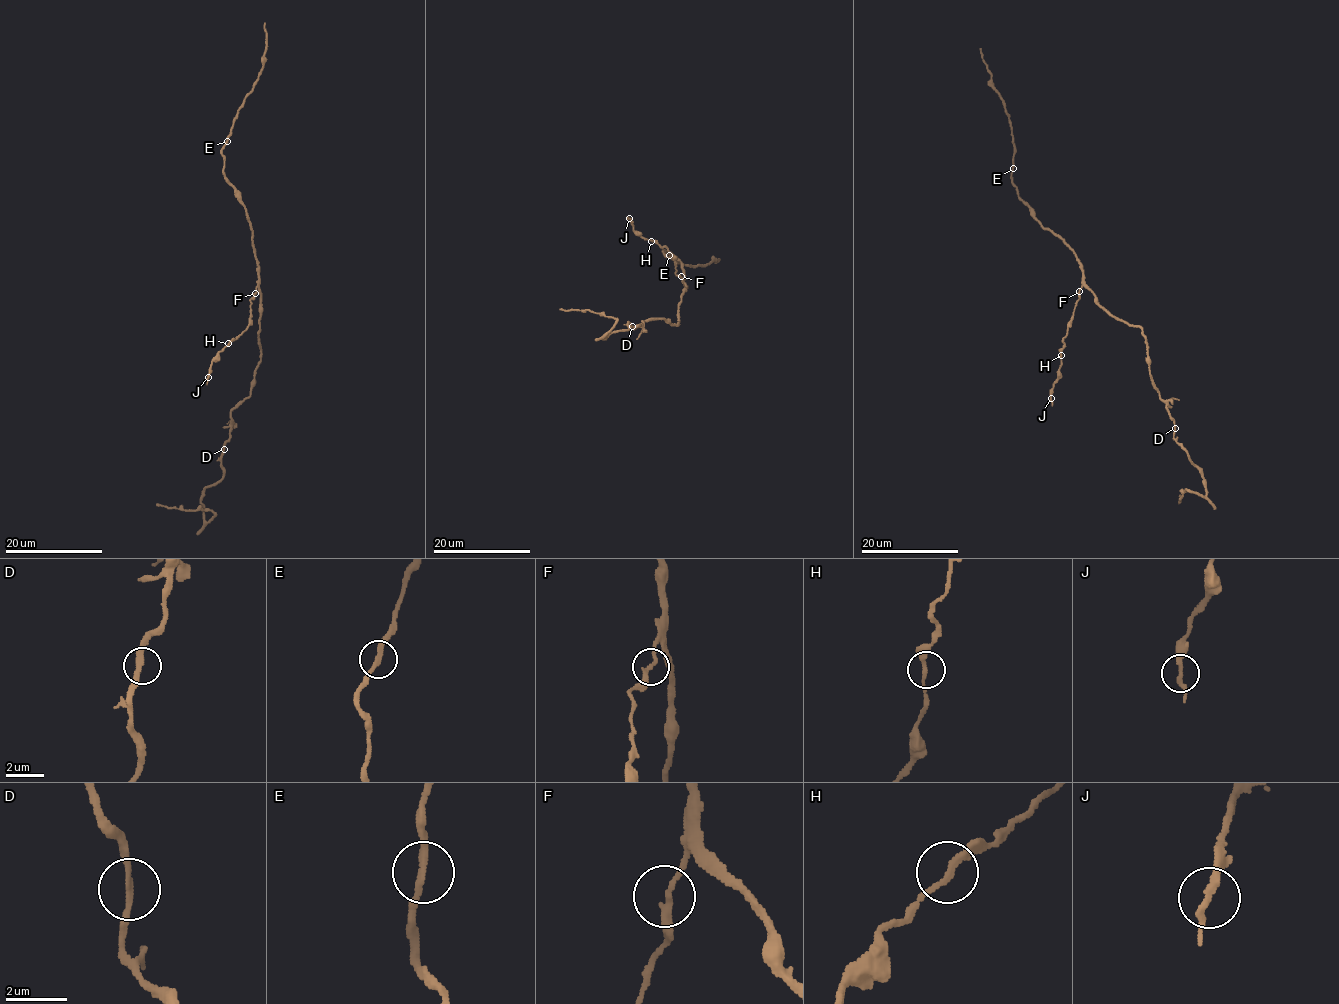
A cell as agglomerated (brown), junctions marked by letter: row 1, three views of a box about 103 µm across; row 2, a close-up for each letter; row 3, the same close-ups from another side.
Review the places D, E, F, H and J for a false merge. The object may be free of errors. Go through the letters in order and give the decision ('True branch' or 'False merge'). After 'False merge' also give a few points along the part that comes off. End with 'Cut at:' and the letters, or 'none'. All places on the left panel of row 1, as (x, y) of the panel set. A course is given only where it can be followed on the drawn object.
D: True branch
E: True branch
F: True branch
H: True branch
J: True branch
Cut at: none

